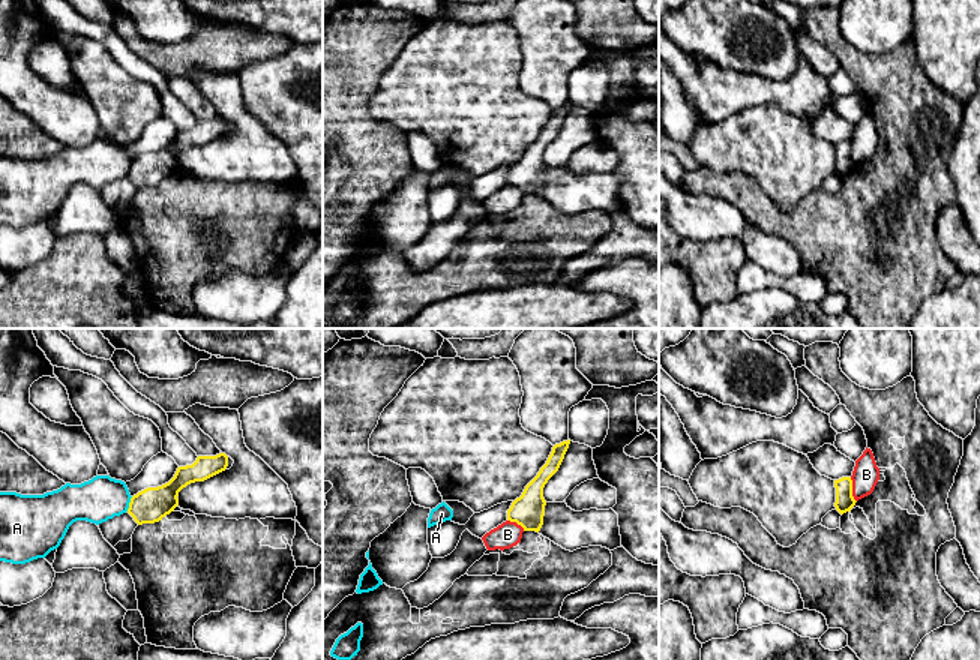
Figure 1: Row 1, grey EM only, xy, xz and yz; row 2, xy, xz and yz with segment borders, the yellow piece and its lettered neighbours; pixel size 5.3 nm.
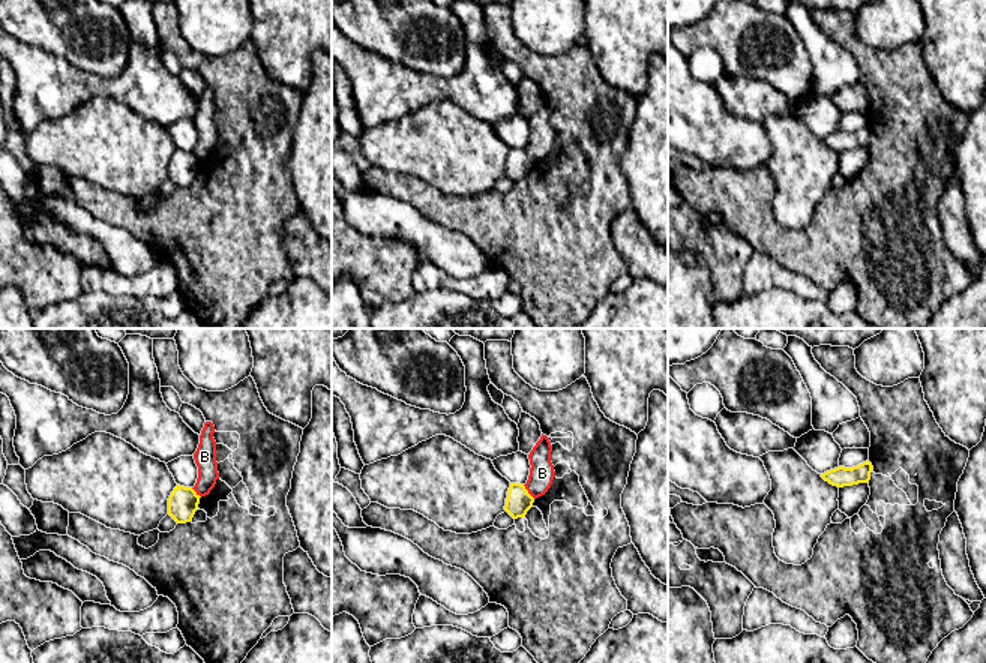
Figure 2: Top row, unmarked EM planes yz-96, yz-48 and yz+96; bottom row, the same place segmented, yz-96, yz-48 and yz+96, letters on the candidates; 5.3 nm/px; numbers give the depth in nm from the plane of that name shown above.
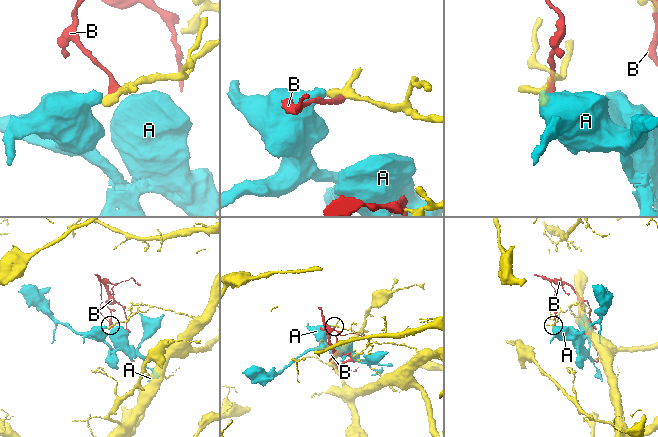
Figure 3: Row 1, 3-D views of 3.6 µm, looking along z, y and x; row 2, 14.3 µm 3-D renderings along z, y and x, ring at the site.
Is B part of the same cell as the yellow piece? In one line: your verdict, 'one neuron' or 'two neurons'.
two neurons

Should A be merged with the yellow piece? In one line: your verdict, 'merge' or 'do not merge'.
do not merge

